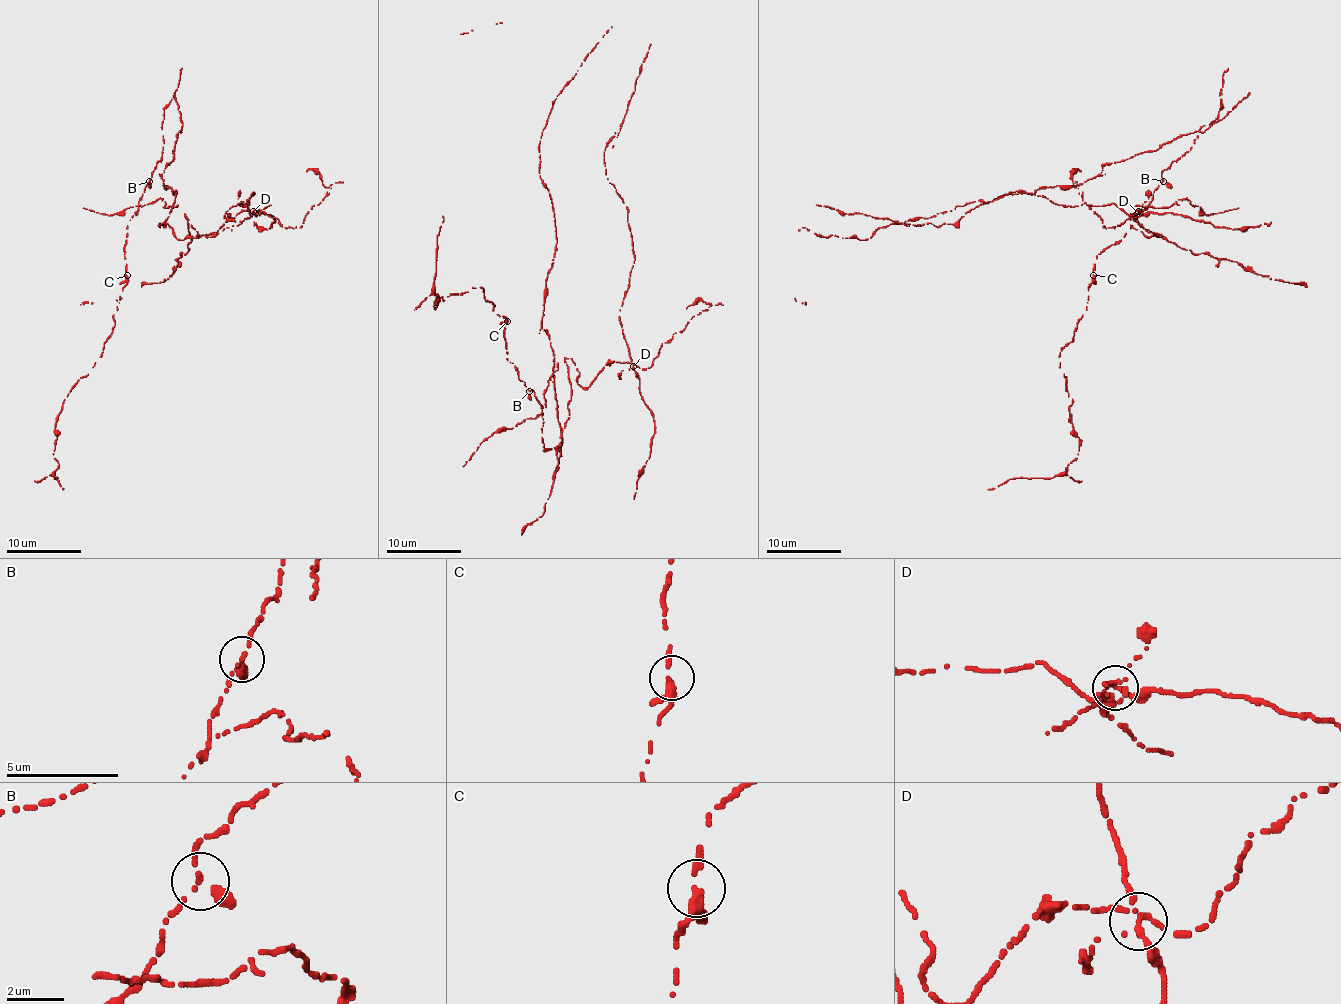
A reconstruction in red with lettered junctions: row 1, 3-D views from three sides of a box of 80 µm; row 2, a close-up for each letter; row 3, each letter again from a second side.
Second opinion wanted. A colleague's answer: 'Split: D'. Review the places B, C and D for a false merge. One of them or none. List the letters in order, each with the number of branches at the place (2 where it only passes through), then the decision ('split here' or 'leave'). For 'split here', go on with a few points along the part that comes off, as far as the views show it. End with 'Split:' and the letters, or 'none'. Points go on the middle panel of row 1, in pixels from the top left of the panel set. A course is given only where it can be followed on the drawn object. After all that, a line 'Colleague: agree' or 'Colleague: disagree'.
B: 3 | leave
C: 3 | leave
D: 3 | split here | (632, 366), (610, 361), (582, 387), (574, 362), (565, 361), (569, 415), (552, 492), (542, 514), (522, 535)
Split: D
Colleague: agree

